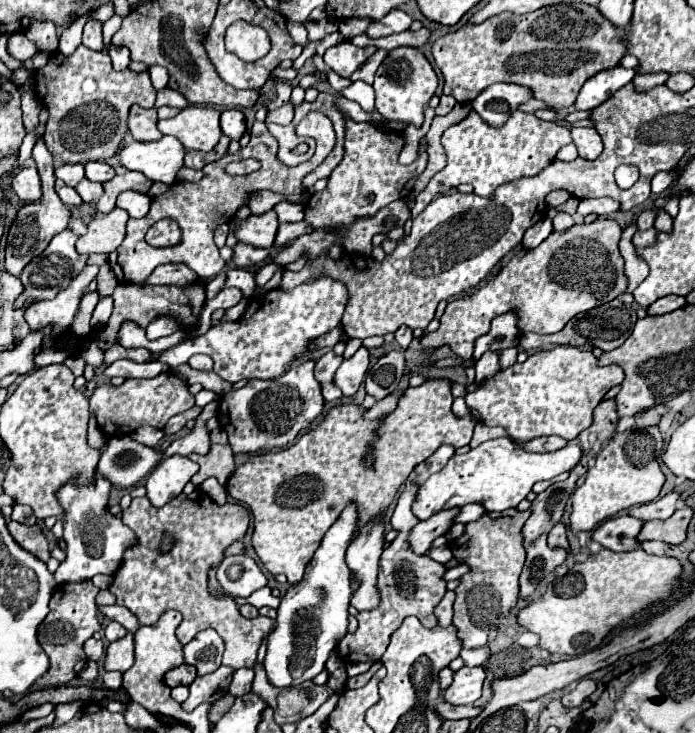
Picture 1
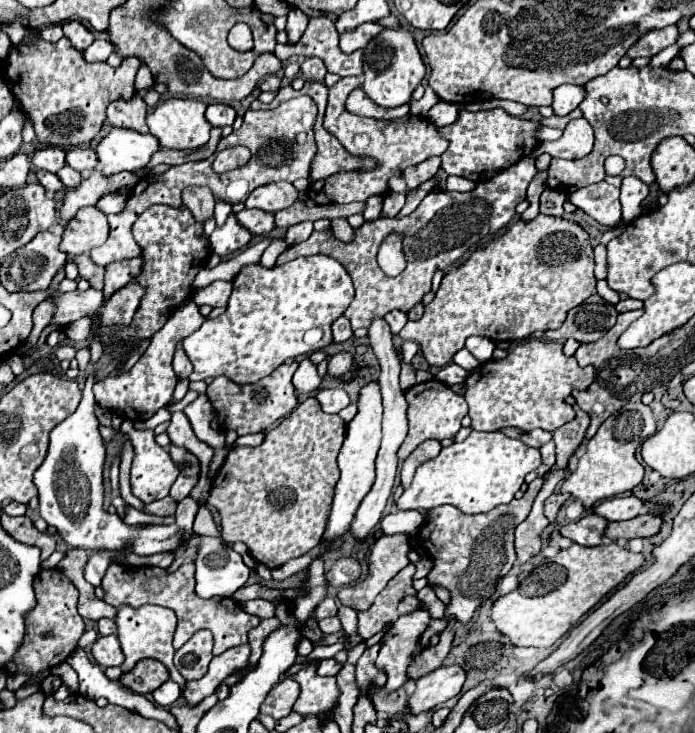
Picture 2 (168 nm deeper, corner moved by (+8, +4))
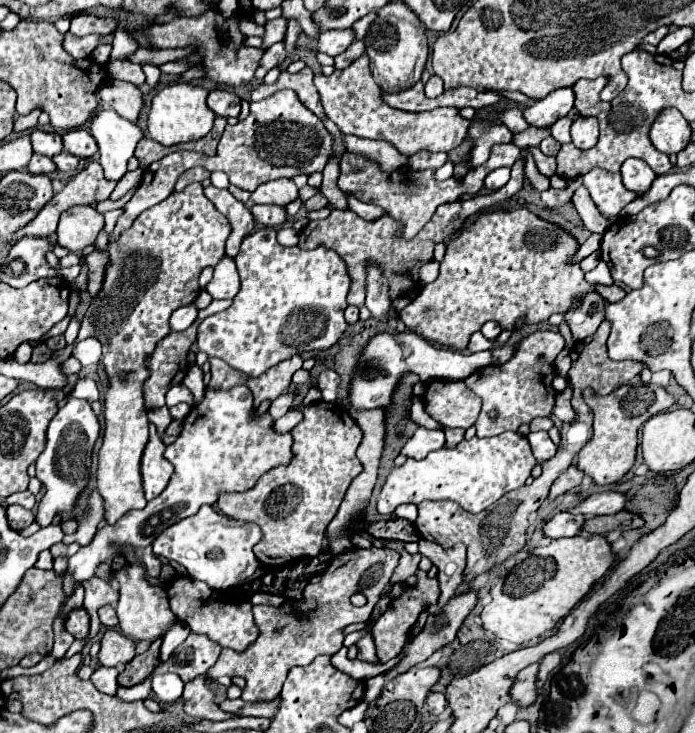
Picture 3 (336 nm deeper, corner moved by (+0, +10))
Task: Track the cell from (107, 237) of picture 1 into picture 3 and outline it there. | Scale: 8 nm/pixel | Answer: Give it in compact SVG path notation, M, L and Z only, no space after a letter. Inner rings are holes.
M80 205L62 213L56 235L58 245L70 249L74 253L96 241L96 235L104 227L104 215L100 215L94 207Z

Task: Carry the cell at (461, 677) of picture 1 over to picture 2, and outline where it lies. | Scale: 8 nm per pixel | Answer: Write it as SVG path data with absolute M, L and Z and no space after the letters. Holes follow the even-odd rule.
M460 665L440 667L420 679L416 679L416 691L408 699L408 707L414 715L434 709L448 699L462 693L466 681L466 671Z

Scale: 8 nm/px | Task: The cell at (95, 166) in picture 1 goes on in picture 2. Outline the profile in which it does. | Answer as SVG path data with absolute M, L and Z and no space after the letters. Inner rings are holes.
M72 149L72 151L66 153L66 163L72 169L80 171L82 175L88 175L96 167L96 151L92 151L92 149Z

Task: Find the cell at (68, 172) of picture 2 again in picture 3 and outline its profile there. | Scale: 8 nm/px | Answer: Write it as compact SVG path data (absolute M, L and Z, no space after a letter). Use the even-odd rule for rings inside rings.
M62 151L62 153L54 155L54 157L52 157L52 161L56 163L56 167L58 167L60 171L74 171L74 169L76 169L76 165L78 165L78 159L76 159L76 157L72 157L72 155L70 155L70 153L66 153L66 151Z

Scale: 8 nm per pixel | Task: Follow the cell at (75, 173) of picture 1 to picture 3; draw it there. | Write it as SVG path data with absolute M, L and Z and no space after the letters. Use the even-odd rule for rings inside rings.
M36 127L30 133L30 141L32 141L36 153L44 153L48 157L54 157L62 151L62 137L58 133L46 133L40 127Z

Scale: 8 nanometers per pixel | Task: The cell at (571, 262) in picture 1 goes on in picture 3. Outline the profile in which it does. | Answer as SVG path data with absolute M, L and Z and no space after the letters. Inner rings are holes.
M508 209L508 211L488 211L488 213L482 213L480 217L476 217L476 221L474 221L470 227L462 229L460 233L456 233L456 237L452 237L452 239L448 241L448 245L446 245L446 255L444 255L444 259L440 261L440 275L438 275L438 279L432 281L432 283L428 283L428 285L424 285L422 291L418 293L418 297L412 299L412 301L400 311L402 321L404 321L404 325L406 325L408 329L416 329L416 331L418 331L420 335L424 335L428 341L438 343L438 345L446 345L446 347L450 347L450 349L466 349L466 345L468 345L468 341L470 341L470 335L476 333L476 331L480 331L480 327L482 327L486 321L498 321L504 329L514 329L514 321L516 321L520 315L526 315L526 323L528 323L528 325L536 325L536 323L540 323L540 321L548 321L548 317L550 317L552 313L564 313L564 311L570 307L570 303L572 303L572 299L574 299L576 295L586 295L588 291L594 289L594 287L584 279L584 271L580 269L580 265L568 265L568 259L574 255L576 247L578 247L576 239L570 237L564 229L560 229L558 225L552 225L552 223L548 223L548 221L538 219L538 217L536 217L534 213L530 213L528 209Z

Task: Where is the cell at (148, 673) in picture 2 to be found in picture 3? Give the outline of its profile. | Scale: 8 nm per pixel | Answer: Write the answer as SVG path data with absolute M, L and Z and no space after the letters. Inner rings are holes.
M162 637L155 640L154 643L152 643L152 647L150 647L146 653L136 655L136 657L124 667L124 671L118 675L118 685L122 685L122 687L132 687L132 685L144 681L144 679L152 673L152 669L158 665L158 649L160 649L162 640Z

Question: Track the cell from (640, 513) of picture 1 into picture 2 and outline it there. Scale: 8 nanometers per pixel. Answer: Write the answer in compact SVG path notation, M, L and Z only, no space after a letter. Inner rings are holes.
M636 495L614 497L614 499L608 499L596 505L594 513L606 517L608 521L626 521L626 519L634 519L636 515L644 513L644 501L638 499Z

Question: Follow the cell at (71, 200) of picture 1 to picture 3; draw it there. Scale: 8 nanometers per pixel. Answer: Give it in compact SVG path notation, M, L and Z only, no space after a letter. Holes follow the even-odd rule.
M34 153L30 163L28 163L28 171L30 173L52 173L52 171L56 171L56 165L54 165L54 161L50 157Z

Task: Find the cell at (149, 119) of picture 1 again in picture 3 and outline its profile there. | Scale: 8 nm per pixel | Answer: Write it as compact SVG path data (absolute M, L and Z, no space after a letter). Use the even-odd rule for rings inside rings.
M108 81L100 87L98 97L104 107L114 109L120 117L128 121L138 119L142 109L142 91L136 85L124 81Z

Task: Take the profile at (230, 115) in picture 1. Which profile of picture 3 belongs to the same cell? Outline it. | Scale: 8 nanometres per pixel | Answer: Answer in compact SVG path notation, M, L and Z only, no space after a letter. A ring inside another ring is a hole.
M212 89L206 103L220 117L238 117L240 113L240 97L234 91Z

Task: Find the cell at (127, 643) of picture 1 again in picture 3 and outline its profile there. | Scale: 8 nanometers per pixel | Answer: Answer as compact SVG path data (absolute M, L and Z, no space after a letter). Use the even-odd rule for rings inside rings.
M108 629L100 641L100 653L98 661L104 667L118 667L122 669L126 663L130 663L136 655L136 645L132 639L124 637L116 629Z

